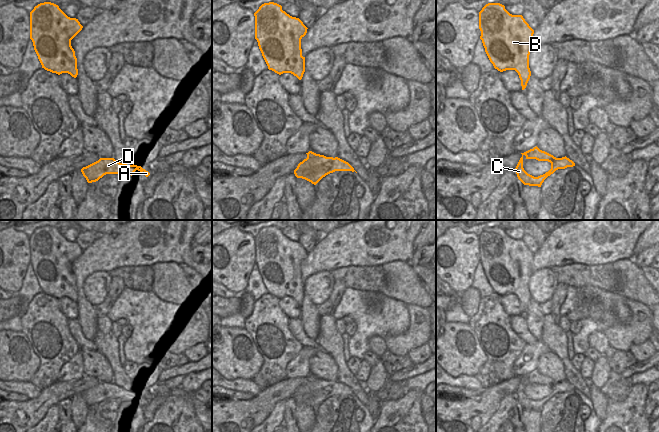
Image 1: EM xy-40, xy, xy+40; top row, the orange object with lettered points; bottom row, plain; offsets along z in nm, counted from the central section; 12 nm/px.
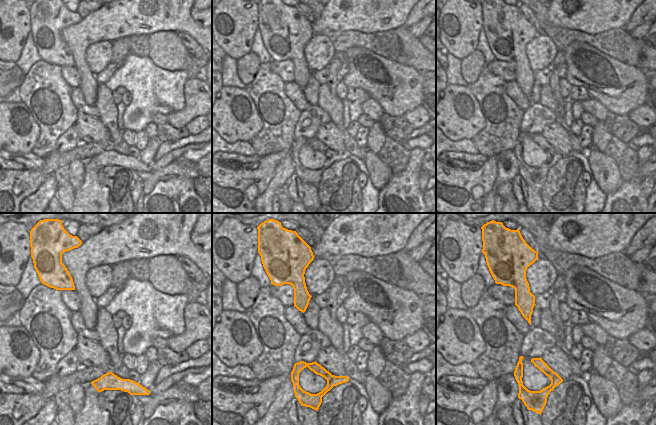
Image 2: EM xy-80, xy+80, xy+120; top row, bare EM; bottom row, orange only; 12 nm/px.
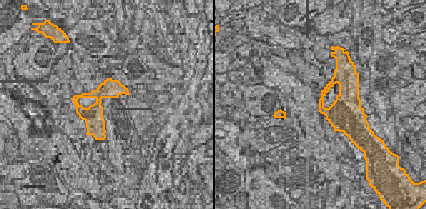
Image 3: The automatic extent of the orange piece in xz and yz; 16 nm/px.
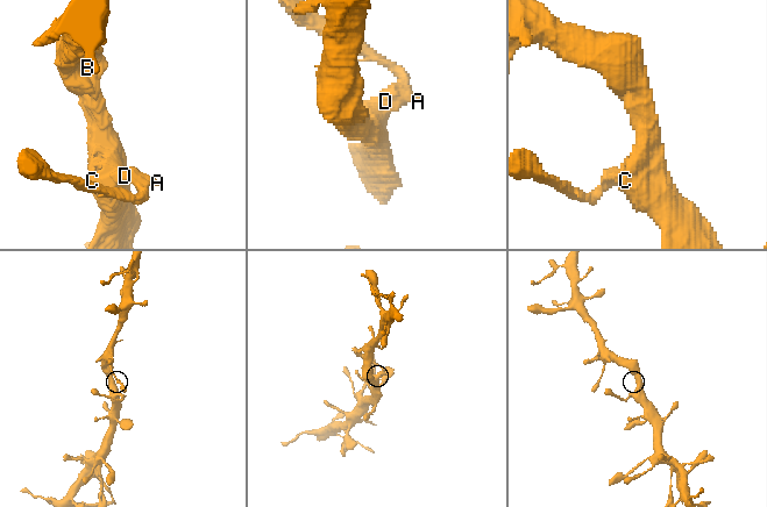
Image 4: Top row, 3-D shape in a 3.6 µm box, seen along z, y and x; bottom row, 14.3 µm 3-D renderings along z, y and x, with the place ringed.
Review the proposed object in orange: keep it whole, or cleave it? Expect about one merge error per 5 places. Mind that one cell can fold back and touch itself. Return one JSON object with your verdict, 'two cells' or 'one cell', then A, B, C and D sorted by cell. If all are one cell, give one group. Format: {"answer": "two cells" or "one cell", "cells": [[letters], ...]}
{"answer": "one cell", "cells": [["A", "B", "C", "D"]]}

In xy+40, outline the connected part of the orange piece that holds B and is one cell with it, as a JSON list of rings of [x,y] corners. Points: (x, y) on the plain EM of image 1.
[[[488,227],[479,236],[485,276],[494,292],[500,296],[515,294],[522,314],[531,300],[529,279],[533,273],[534,254],[522,239],[512,239],[500,227]]]

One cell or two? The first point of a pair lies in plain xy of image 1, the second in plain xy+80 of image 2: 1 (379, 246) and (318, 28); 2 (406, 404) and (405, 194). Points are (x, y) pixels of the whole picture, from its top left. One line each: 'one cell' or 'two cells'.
1: one cell
2: one cell

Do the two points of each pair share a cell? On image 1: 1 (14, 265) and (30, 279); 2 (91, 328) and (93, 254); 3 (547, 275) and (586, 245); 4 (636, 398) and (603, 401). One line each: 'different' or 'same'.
1: different
2: same
3: different
4: different

